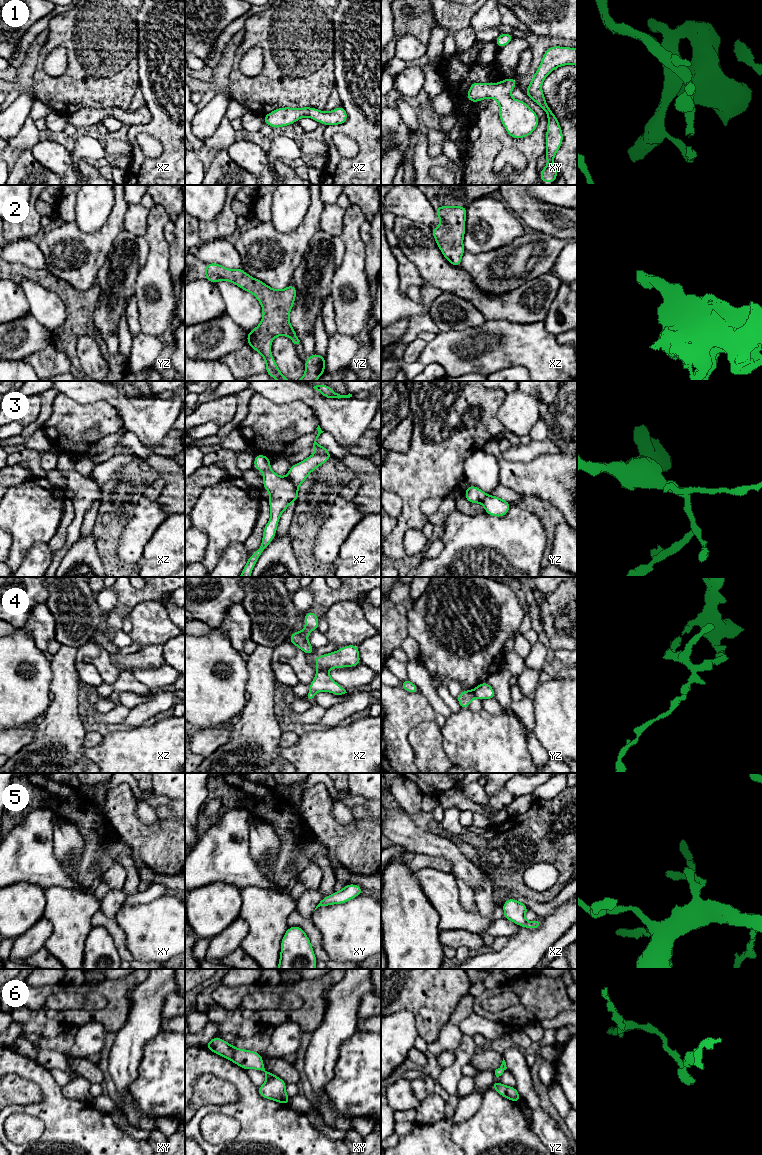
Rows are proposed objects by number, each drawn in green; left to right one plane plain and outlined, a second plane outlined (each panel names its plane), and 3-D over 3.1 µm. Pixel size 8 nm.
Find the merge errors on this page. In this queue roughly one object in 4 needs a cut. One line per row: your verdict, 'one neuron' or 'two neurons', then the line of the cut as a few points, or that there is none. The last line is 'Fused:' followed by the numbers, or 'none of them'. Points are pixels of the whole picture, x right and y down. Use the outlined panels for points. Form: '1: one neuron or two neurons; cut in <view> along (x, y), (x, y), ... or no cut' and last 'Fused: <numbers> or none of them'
1: one neuron; no cut
2: one neuron; no cut
3: two neurons; cut in xz along (286, 477), (296, 488)
4: two neurons; cut in xz along (318, 669), (326, 671)
5: one neuron; no cut
6: one neuron; no cut
Fused: 3, 4

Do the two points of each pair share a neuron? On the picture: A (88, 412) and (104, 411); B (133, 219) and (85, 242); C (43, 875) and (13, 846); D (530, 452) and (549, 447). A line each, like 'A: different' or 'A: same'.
A: same
B: different
C: same
D: same

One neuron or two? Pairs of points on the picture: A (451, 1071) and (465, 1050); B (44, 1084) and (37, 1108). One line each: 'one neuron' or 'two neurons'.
A: one neuron
B: one neuron

